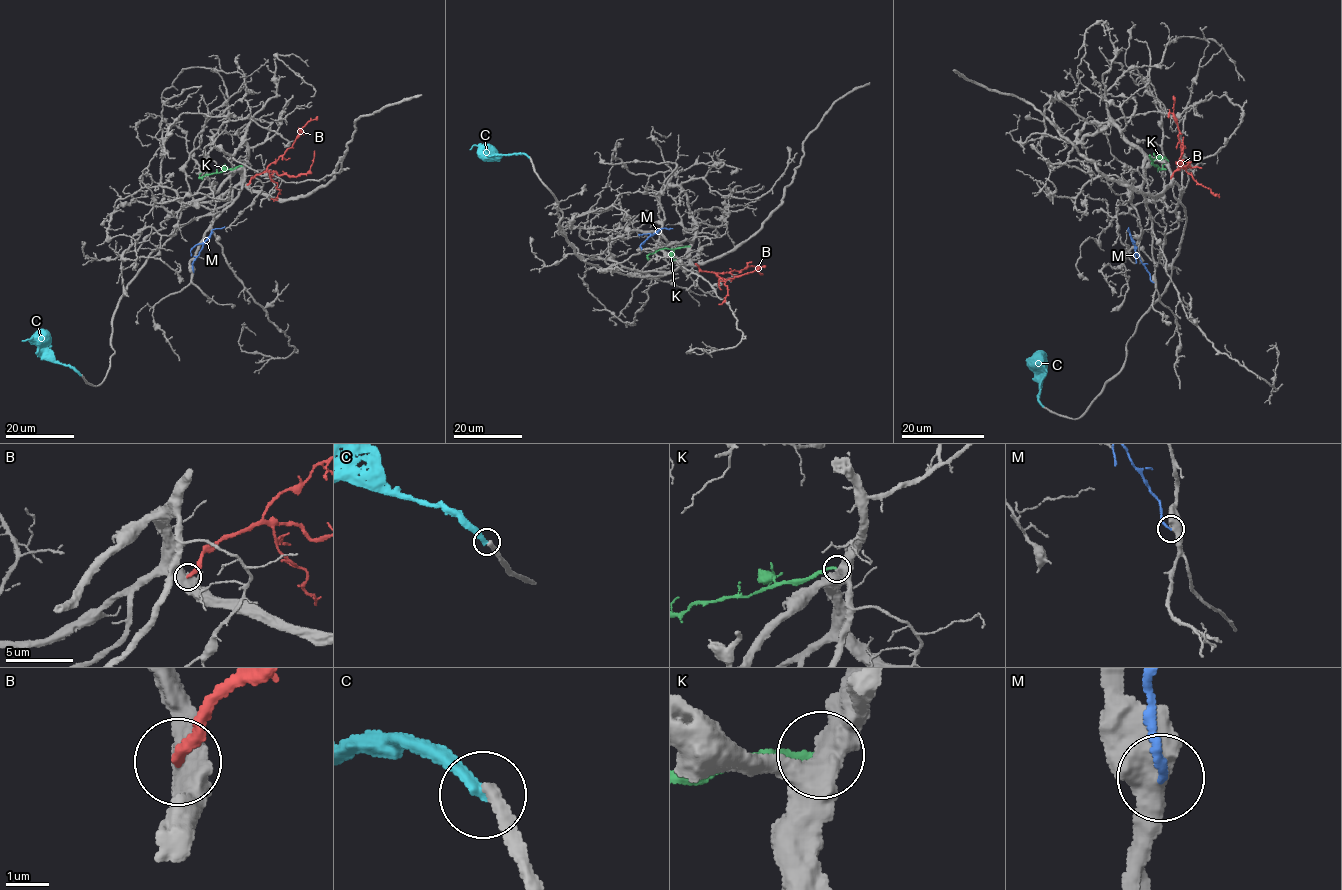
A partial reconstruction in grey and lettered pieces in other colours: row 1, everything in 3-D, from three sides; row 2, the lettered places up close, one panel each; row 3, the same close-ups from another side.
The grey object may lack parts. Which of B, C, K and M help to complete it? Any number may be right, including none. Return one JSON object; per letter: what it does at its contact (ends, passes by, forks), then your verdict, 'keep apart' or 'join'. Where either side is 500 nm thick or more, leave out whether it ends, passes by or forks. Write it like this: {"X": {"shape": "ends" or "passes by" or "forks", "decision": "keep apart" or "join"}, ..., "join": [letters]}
{"B": {"decision": "keep apart"}, "C": {"shape": "ends", "decision": "keep apart"}, "K": {"decision": "keep apart"}, "M": {"decision": "join"}, "join": ["M"]}

